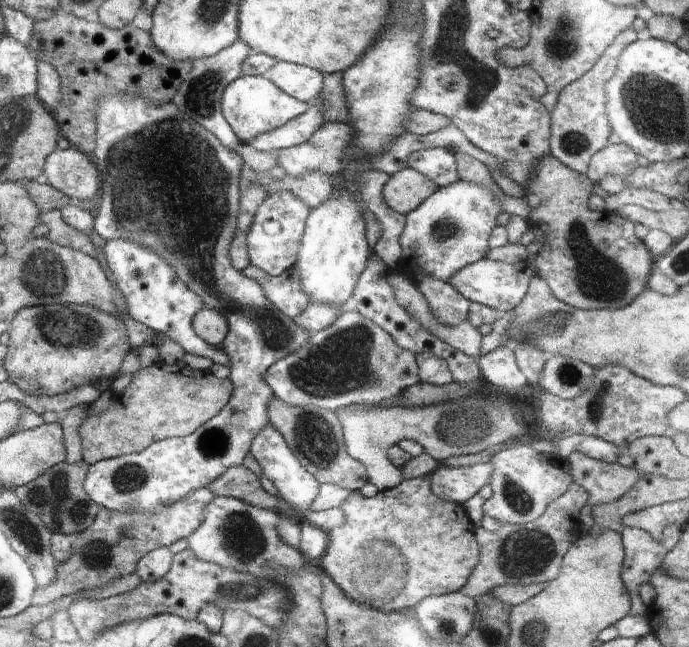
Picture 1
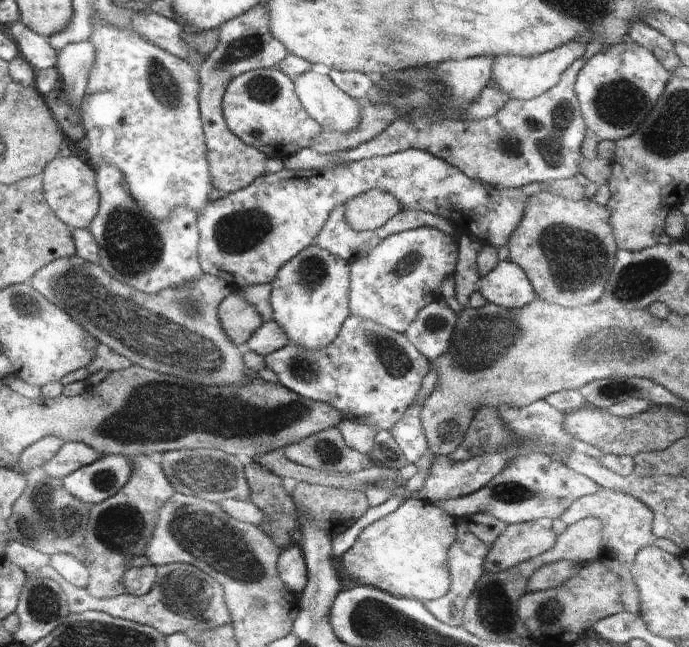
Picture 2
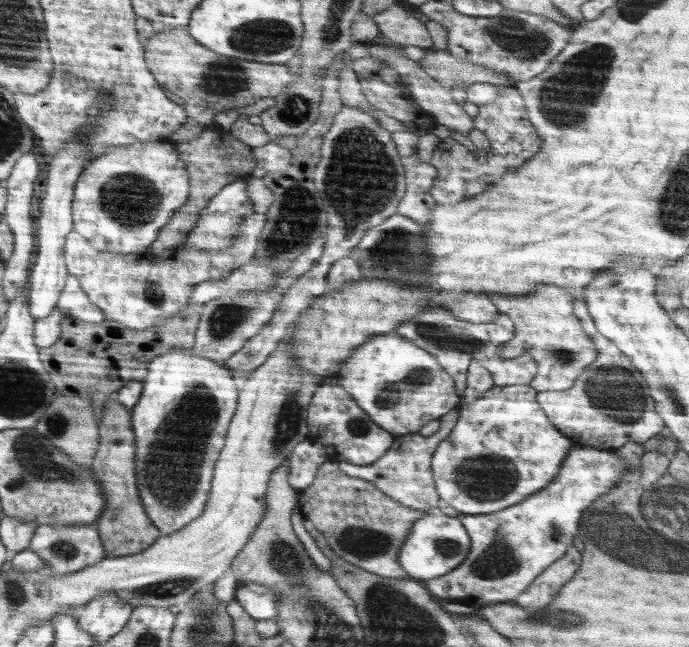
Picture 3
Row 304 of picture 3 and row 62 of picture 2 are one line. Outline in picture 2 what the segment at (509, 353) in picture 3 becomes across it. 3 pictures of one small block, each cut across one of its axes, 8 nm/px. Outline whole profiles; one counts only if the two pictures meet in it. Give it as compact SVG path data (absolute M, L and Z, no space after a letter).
M578 38L574 42L568 42L564 46L558 46L556 50L538 54L538 56L500 56L494 62L494 78L498 82L501 91L509 94L512 99L528 100L533 99L534 96L544 94L546 90L550 90L552 86L556 86L556 82L560 82L562 72L586 52L588 46L588 38Z

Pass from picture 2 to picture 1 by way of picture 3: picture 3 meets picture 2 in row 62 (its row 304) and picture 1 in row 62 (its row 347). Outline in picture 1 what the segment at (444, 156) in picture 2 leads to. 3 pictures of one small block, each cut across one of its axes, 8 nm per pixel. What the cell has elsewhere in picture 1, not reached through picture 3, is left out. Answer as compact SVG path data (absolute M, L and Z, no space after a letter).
M633 27L618 34L618 38L614 38L608 50L598 58L598 62L584 76L580 76L576 82L571 82L560 91L556 106L549 112L551 155L574 172L586 175L592 156L606 146L606 140L611 134L606 114L604 114L604 80L608 80L614 74L620 52L626 48L626 44L632 44L638 40L636 36L638 36L638 30L634 32Z

